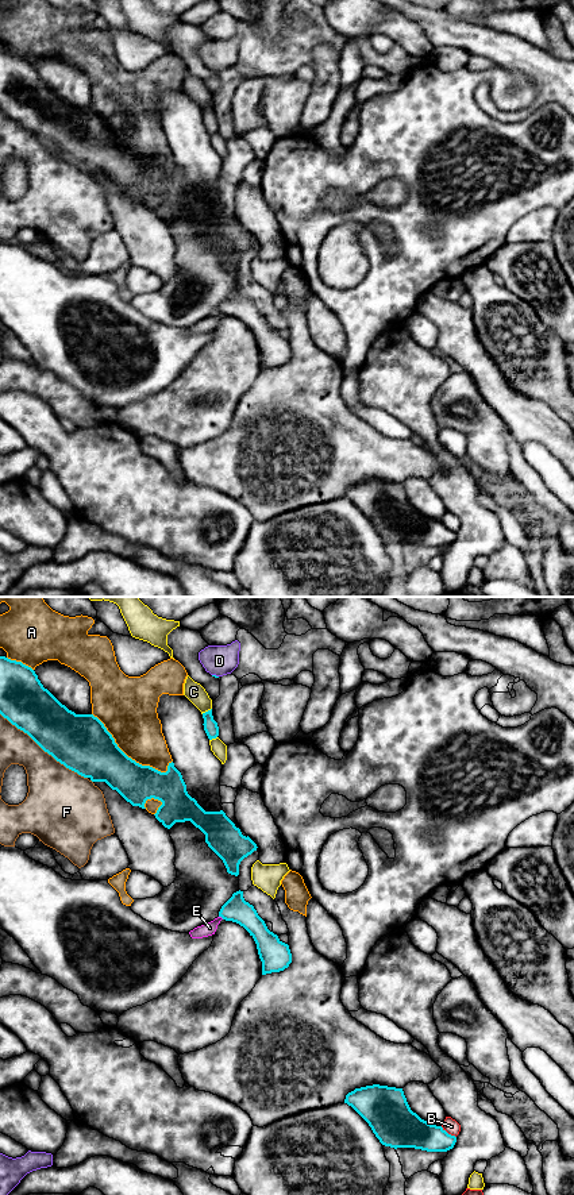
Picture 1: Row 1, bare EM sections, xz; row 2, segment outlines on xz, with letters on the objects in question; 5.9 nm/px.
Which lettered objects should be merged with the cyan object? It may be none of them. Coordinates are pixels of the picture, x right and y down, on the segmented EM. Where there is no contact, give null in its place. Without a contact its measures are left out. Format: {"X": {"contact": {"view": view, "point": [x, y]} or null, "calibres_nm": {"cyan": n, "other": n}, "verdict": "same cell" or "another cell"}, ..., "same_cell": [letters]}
{"A": {"contact": {"view": "xz", "point": [126, 755]}, "calibres_nm": {"cyan": 320, "other": 320}, "verdict": "another cell"}, "B": {"contact": {"view": "xz", "point": [447, 1133]}, "calibres_nm": {"cyan": 220, "other": 90}, "verdict": "another cell"}, "C": {"contact": {"view": "xz", "point": [205, 712]}, "calibres_nm": {"cyan": 90, "other": 110}, "verdict": "another cell"}, "D": {"contact": {"view": "xz", "point": [215, 675]}, "calibres_nm": {"cyan": 20, "other": 180}, "verdict": "another cell"}, "E": {"contact": {"view": "xz", "point": [222, 917]}, "calibres_nm": {"cyan": 150, "other": 80}, "verdict": "another cell"}, "F": {"contact": {"view": "xz", "point": [43, 750]}, "calibres_nm": {"cyan": 340, "other": 300}, "verdict": "another cell"}, "same_cell": []}

